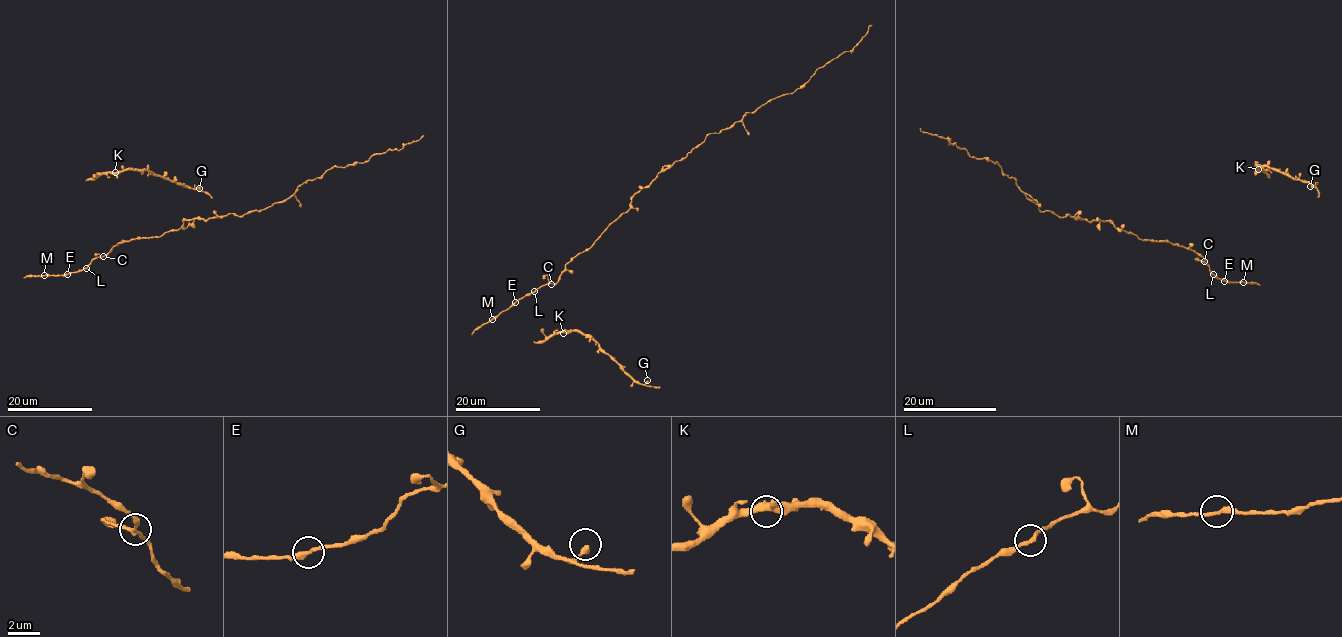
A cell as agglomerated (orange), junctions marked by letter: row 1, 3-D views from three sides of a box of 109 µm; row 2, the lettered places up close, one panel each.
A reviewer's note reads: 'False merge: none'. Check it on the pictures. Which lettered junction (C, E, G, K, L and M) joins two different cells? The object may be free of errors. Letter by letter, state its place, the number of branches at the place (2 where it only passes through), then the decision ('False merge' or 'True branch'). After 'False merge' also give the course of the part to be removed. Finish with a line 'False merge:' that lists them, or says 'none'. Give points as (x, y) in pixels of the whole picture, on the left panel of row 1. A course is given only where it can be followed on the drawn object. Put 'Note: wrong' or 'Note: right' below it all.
C: Place: (103, 256). Branches: 3. True branch
E: Place: (67, 274). Branches: 2. True branch
G: Place: (199, 188). Branches: 1. True branch
K: Place: (115, 172). Branches: 3. True branch
L: Place: (86, 268). Branches: 2. True branch
M: Place: (44, 275). Branches: 2. True branch
False merge: none
Note: right

